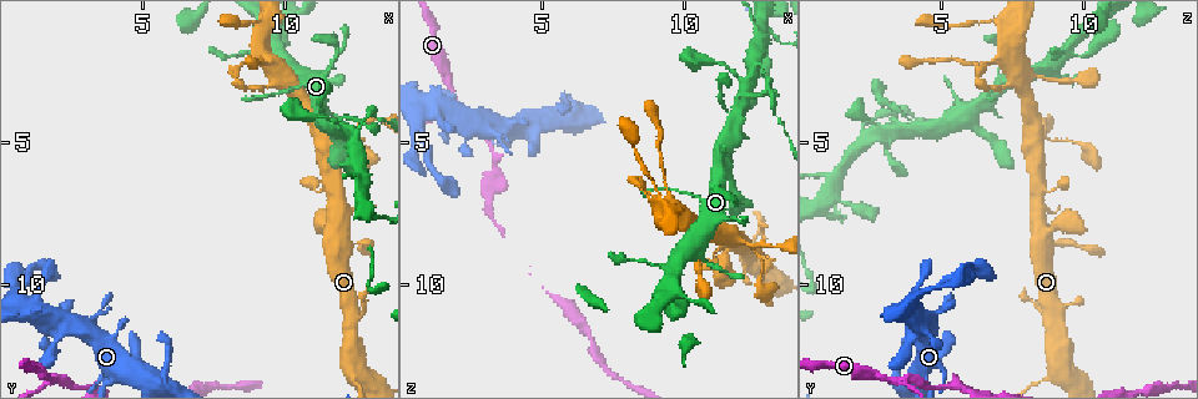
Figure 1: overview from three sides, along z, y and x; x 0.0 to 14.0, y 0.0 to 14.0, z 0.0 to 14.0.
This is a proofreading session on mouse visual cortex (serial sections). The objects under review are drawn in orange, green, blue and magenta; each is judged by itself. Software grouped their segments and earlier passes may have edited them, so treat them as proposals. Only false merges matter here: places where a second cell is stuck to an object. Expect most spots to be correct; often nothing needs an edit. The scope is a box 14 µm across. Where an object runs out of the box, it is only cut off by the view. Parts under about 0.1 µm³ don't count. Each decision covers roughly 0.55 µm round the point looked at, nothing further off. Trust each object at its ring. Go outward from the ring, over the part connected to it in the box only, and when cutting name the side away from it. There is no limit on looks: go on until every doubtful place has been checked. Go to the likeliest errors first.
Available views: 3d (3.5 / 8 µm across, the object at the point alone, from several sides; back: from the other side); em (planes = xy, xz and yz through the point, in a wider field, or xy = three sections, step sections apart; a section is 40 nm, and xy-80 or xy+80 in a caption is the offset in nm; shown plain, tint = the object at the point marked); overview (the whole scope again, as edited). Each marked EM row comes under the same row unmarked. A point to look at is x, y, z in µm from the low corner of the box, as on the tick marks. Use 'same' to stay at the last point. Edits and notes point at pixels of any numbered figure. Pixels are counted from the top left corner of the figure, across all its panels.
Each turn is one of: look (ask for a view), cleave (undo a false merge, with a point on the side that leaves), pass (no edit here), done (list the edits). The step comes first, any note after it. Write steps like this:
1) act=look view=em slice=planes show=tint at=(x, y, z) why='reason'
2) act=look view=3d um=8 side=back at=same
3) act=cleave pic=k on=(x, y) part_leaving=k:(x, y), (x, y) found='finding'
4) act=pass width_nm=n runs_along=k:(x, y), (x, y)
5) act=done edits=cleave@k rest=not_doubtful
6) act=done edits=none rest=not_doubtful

act=look view=3d um=3.5 at=(12.6, 4.5, 2.3) why='a narrow waist'

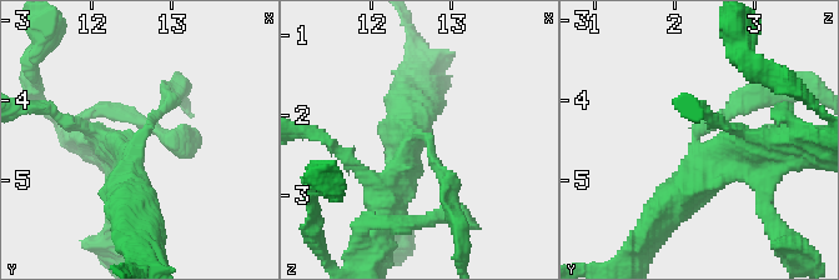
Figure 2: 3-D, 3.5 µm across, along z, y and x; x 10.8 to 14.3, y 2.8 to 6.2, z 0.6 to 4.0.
act=look view=em slice=planes show=tint at=(12.60, 4.45, 2.25) arms=3 arm_widths_nm=200,300,500

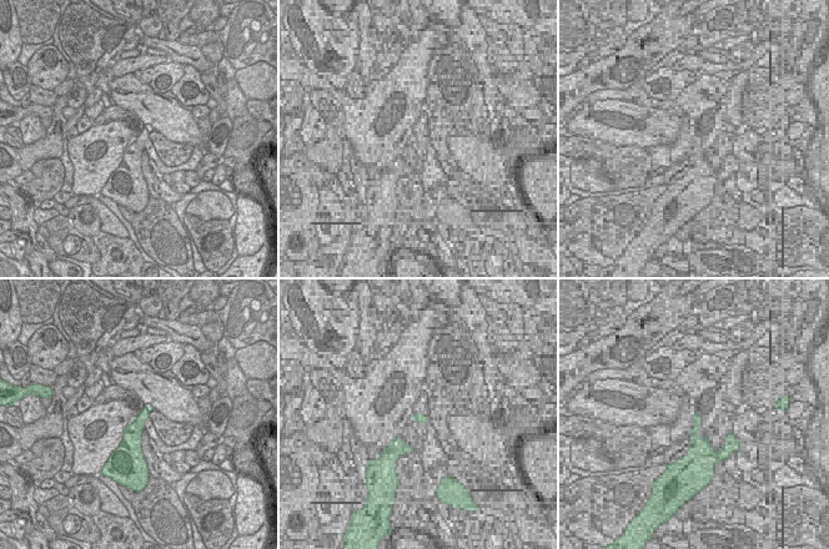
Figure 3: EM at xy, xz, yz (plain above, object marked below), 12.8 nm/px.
act=pass runs_along=2:(120, 158), (127, 173), (170, 100) found='one cell here'

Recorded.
act=look view=3d um=8 at=(1.9, 13.3, 3.6) why='two arms in line, one across'

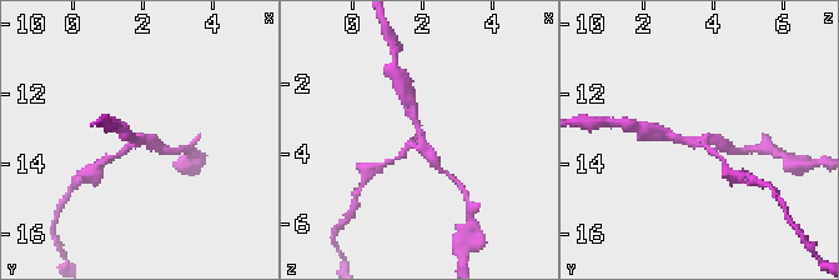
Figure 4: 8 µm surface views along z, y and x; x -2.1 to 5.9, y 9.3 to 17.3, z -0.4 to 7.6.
act=look view=em slice=xy step=1 show=tint at=(2.0, 13.3, 3.5) arms=3 arm_widths_nm=200,200,350 why='need the tissue'

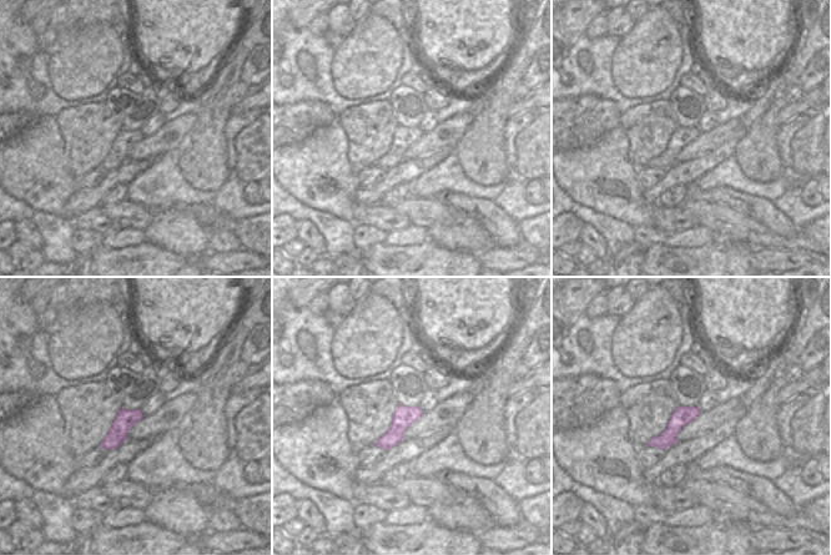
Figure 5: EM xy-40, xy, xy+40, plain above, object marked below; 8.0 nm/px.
act=pass runs_along=4:(412, 103), (422, 150), (437, 165) found='one cell here'

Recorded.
act=look view=3d um=8 at=(13.0, 4.0, 2.9) why='thick turns thin'

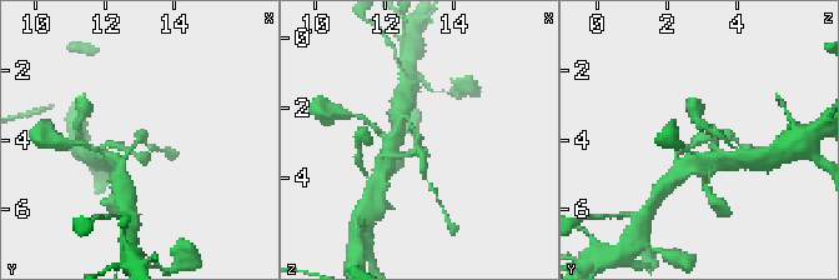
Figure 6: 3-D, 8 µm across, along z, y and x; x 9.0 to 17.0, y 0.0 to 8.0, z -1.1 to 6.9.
act=look view=em slice=xy step=5 show=tint at=(13.0, 4.0, 2.9) arm_widths_nm=150,250 why='need the tissue'

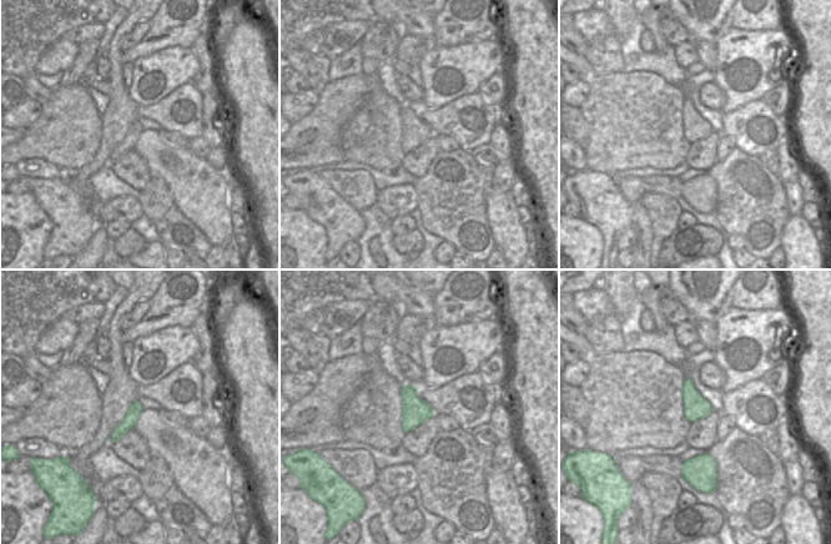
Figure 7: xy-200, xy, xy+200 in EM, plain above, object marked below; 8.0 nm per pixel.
act=pass runs_along=6:(677, 160), (693, 141), (731, 136) found='all the same cell'

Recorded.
act=done edits=none rest=not_doubtful

